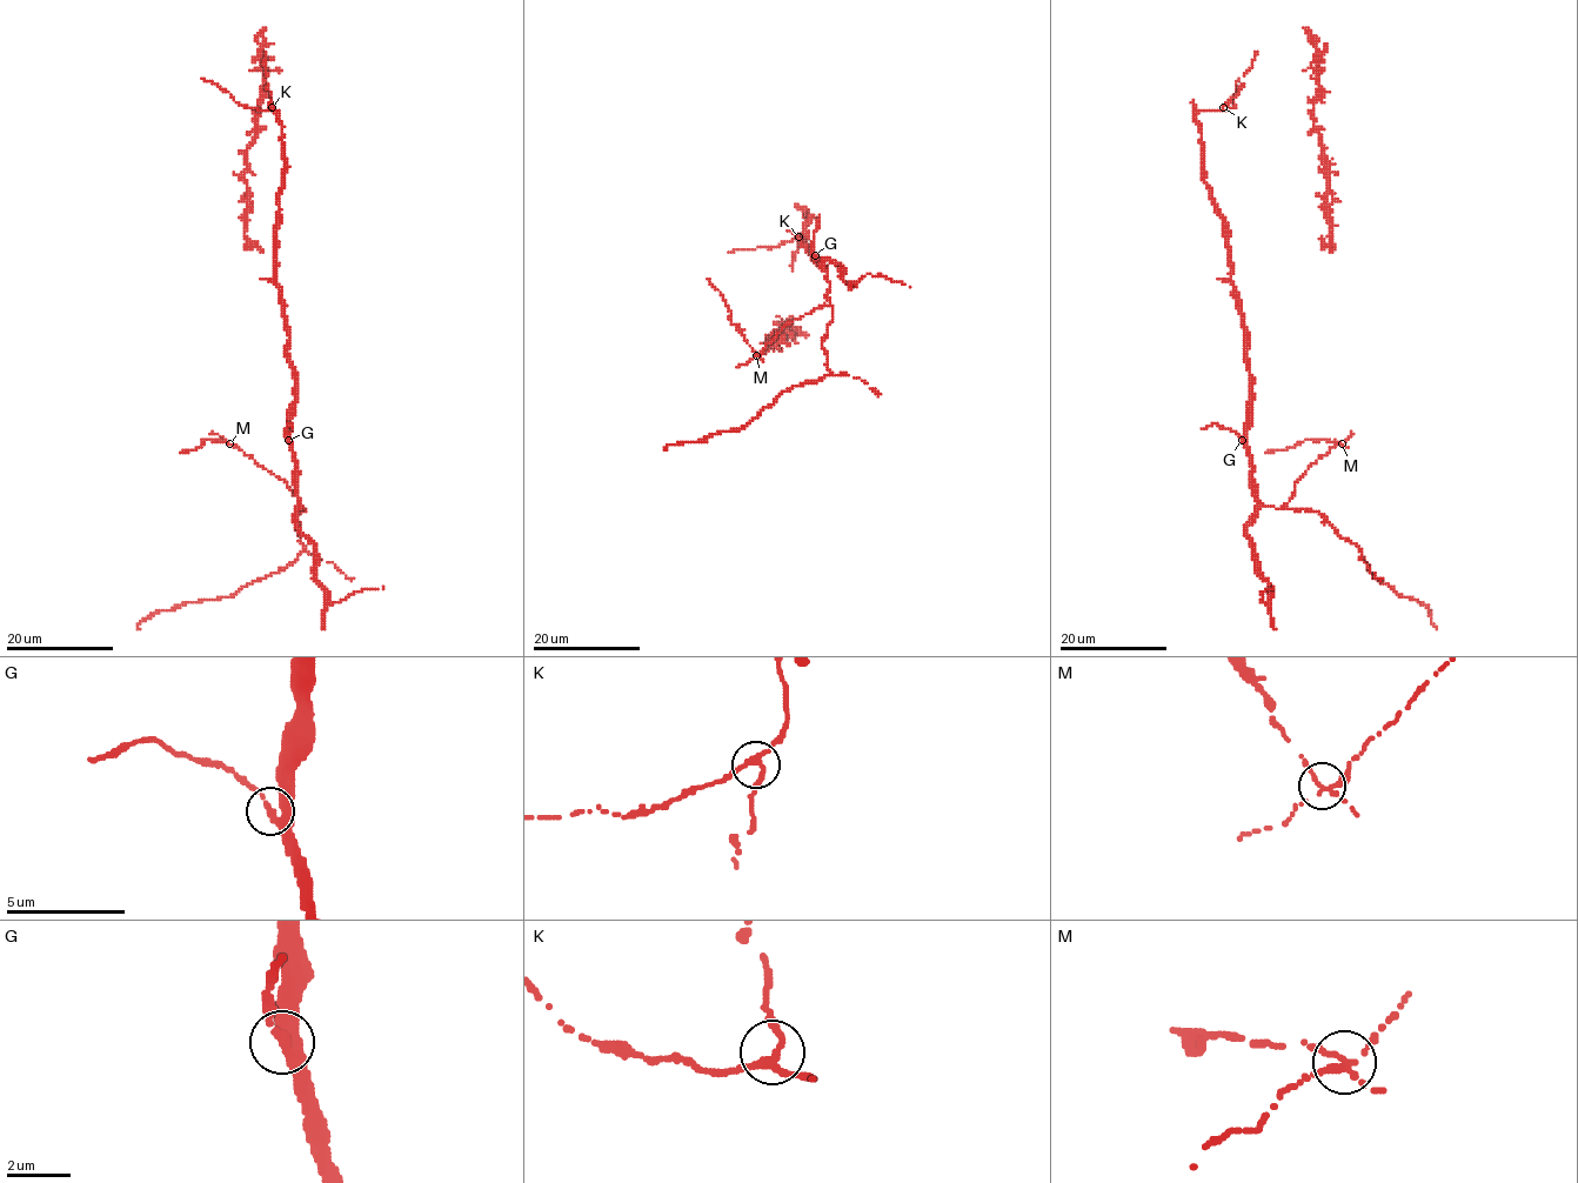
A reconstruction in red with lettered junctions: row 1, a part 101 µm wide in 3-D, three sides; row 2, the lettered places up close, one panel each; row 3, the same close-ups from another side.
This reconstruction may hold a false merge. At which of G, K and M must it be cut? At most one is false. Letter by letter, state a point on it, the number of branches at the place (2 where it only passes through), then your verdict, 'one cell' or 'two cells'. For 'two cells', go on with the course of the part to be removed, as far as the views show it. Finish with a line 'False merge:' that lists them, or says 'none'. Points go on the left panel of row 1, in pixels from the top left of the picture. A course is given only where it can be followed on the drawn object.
G: place (288, 440); branches 3; one cell
K: place (272, 107); branches 3; one cell
M: place (229, 443); branches 3; two cells; course (229, 443), (225, 440), (204, 439), (198, 448), (181, 453)
False merge: M

